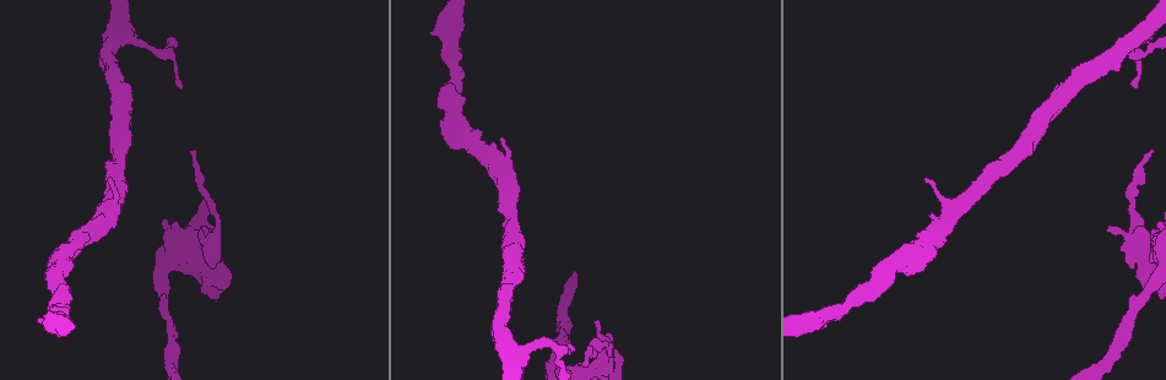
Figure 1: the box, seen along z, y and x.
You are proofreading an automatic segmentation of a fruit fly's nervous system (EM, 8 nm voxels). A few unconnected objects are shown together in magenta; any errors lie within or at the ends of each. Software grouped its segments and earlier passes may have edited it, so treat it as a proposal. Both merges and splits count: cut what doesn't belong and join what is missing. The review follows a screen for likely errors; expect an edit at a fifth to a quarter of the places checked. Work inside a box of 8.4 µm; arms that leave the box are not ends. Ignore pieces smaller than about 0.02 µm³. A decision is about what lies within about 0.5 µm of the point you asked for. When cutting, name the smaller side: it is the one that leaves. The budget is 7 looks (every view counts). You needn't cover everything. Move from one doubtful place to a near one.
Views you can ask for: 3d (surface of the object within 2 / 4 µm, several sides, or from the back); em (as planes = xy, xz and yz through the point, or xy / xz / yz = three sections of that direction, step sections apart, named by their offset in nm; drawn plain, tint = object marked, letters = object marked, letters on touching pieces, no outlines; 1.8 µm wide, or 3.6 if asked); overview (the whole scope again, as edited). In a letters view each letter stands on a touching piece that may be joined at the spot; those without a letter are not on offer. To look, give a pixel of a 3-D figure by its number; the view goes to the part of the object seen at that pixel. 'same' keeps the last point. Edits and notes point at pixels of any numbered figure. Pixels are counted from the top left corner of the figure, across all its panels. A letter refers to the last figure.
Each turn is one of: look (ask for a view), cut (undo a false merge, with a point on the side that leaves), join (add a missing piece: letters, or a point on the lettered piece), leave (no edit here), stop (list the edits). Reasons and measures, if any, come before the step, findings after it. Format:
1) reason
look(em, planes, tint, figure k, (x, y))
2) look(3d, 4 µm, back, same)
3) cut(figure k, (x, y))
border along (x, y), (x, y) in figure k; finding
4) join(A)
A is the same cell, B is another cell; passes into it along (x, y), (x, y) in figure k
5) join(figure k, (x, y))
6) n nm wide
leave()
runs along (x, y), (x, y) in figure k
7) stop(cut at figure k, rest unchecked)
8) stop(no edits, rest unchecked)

branch stops here
look(em, xy, step 16, tint, figure 1, (190, 152))

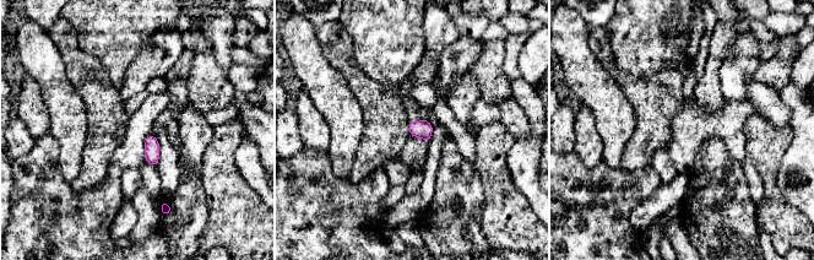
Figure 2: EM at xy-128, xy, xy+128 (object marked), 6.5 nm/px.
cut it another way
look(em, planes, letters, same)

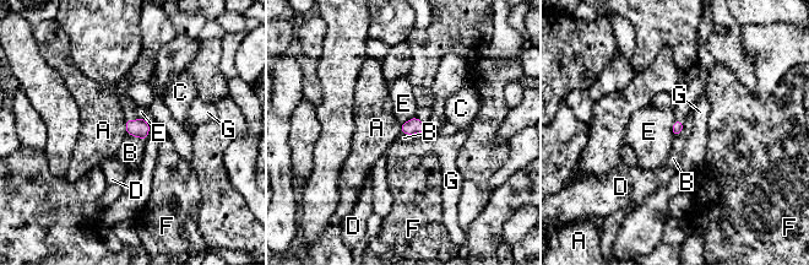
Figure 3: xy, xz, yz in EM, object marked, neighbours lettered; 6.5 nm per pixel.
leave()
A, B, C, D, E, F and G are other cells; border along (401, 131), (421, 134) in figure 3; none of them fits

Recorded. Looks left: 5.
sharp bend
look(em, 3.6 µm, xz, step 8, tint, figure 1, (209, 245))

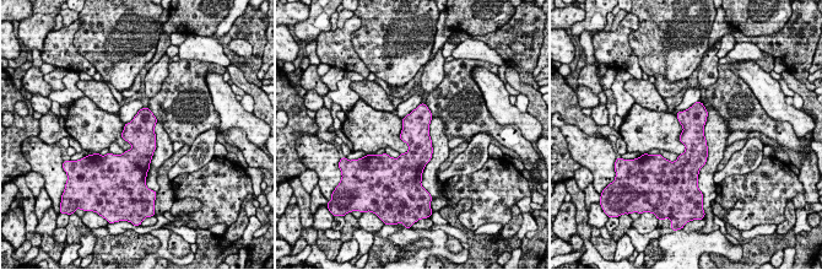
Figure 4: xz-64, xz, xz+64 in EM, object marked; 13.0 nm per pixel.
look(em, 3.6 µm, yz, step 16, tint, same)

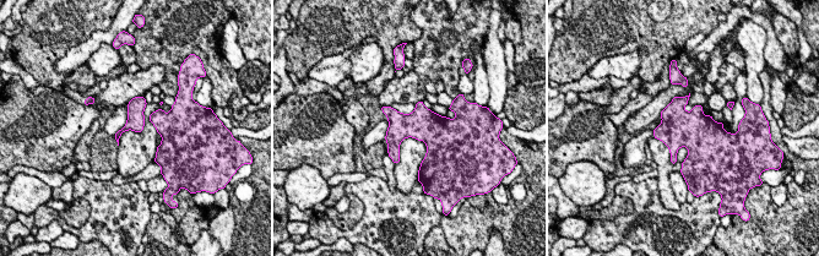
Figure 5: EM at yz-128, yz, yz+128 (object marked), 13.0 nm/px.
look(em, 3.6 µm, yz, step 16, letters, same)

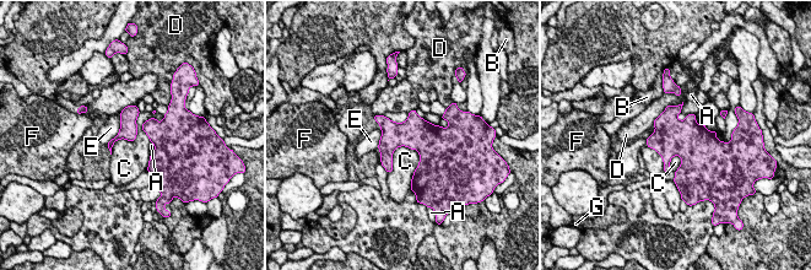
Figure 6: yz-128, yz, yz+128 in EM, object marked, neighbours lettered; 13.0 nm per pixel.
leave()
A, B, C, D, E, F and G are other cells; border along (418, 151), (399, 146), (388, 173) in figure 6; continuous, no second neuron

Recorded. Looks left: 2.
a fork
look(em, planes, tint, figure 1, (456, 117))

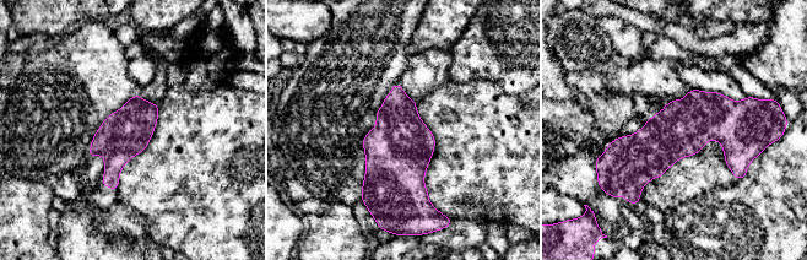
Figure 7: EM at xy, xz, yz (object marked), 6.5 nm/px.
what lies round it
look(em, planes, letters, same)

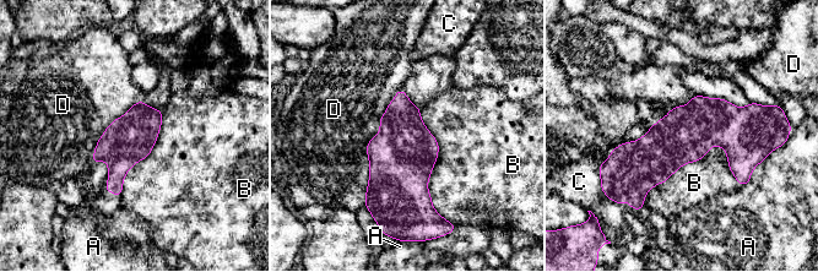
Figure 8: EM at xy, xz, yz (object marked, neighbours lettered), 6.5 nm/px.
D touches over 800 nm
leave()
A, B, C and D are other cells; runs along (756, 129), (612, 157) in figure 8; all the same neuron

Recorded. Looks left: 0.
stop(no edits, rest unchecked)

